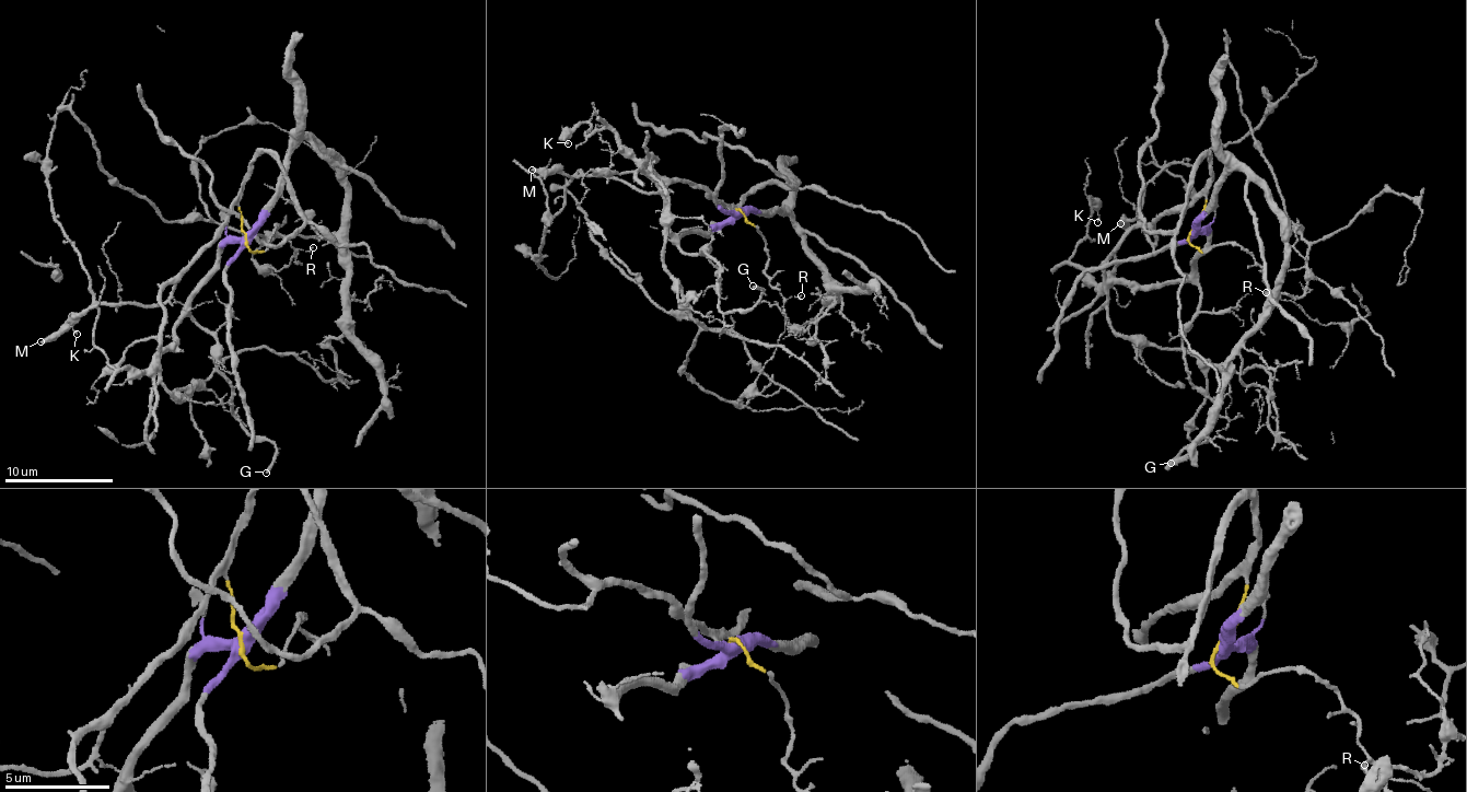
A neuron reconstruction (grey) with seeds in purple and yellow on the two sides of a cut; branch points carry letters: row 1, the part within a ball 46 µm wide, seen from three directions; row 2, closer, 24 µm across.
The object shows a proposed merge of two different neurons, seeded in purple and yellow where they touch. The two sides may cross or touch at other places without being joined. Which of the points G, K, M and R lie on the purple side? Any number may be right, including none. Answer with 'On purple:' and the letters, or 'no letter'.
On purple: G, K

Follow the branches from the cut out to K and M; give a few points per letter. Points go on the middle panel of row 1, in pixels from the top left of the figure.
K: (737, 210), (710, 235), (679, 236), (650, 167), (606, 129), (569, 131), (569, 143)
M: (737, 210), (733, 213), (711, 191), (680, 181), (653, 193), (607, 175), (531, 170)

